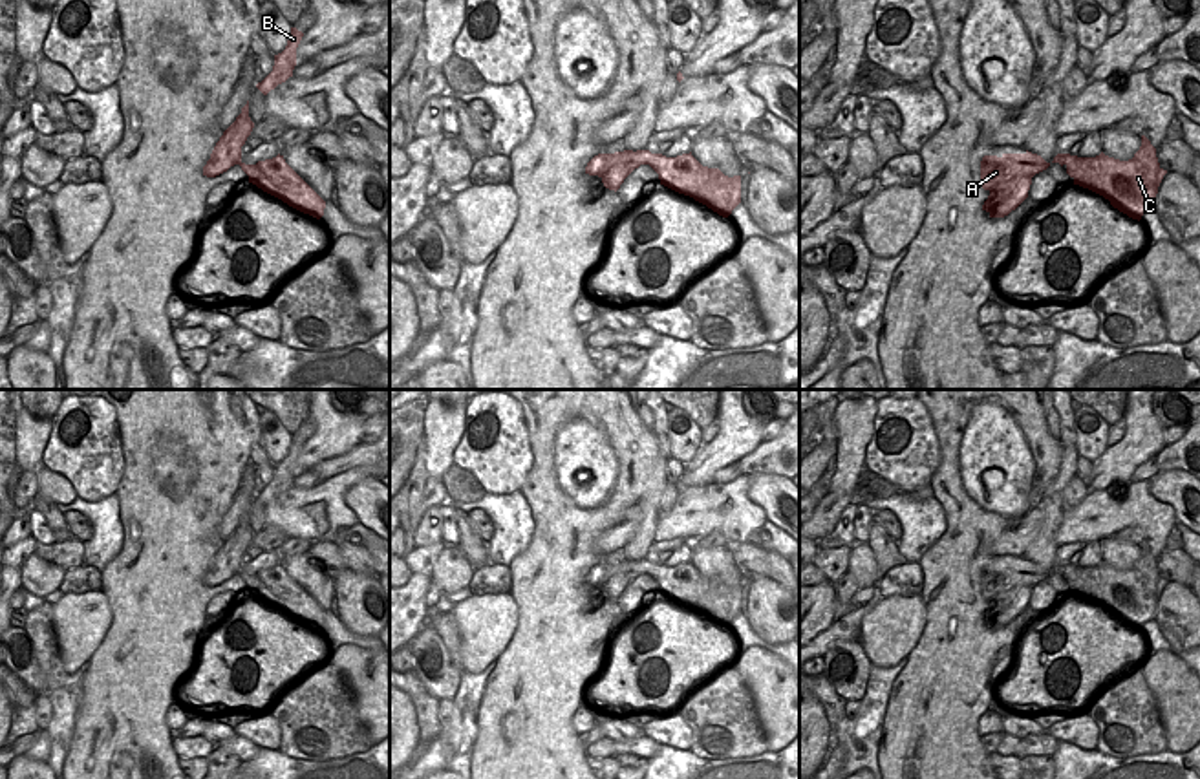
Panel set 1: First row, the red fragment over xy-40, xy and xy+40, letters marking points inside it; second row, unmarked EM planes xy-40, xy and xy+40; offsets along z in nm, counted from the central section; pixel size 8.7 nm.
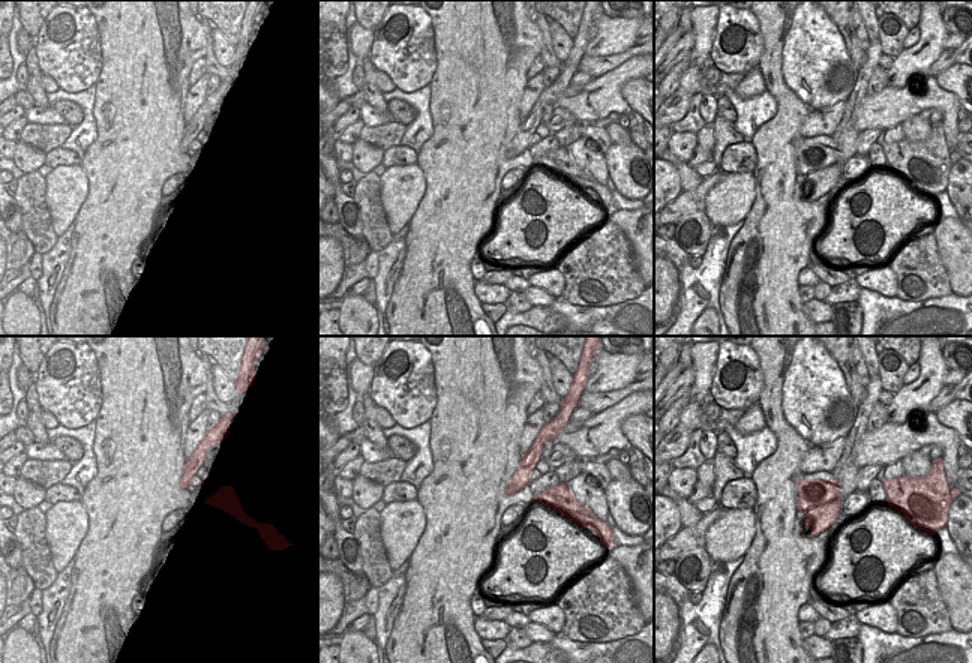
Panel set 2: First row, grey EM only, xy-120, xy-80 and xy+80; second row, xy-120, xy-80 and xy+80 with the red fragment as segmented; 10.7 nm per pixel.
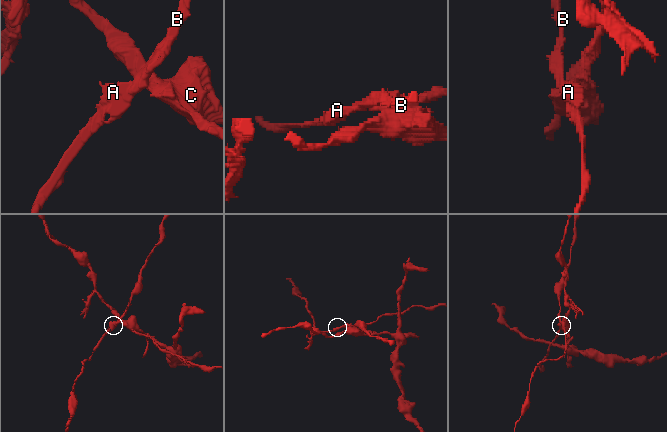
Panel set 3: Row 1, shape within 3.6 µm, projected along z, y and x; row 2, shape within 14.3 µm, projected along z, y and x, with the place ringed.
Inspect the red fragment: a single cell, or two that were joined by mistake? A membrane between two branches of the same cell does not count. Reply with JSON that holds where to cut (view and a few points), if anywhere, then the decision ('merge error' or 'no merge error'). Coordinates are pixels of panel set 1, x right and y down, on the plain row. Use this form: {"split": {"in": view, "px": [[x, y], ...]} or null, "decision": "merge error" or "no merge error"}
{"split": {"in": "xy", "px": [[661, 564], [657, 582]]}, "decision": "merge error"}

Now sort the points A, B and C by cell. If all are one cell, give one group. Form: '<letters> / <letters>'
A B / C

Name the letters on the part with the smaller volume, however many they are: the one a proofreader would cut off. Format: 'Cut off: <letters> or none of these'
Cut off: A, B

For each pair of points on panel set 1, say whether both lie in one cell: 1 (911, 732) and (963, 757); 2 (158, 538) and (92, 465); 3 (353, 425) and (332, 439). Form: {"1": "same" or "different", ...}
{"1": "same", "2": "different", "3": "same"}

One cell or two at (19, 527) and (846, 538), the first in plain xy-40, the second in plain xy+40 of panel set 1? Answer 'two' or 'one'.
one

